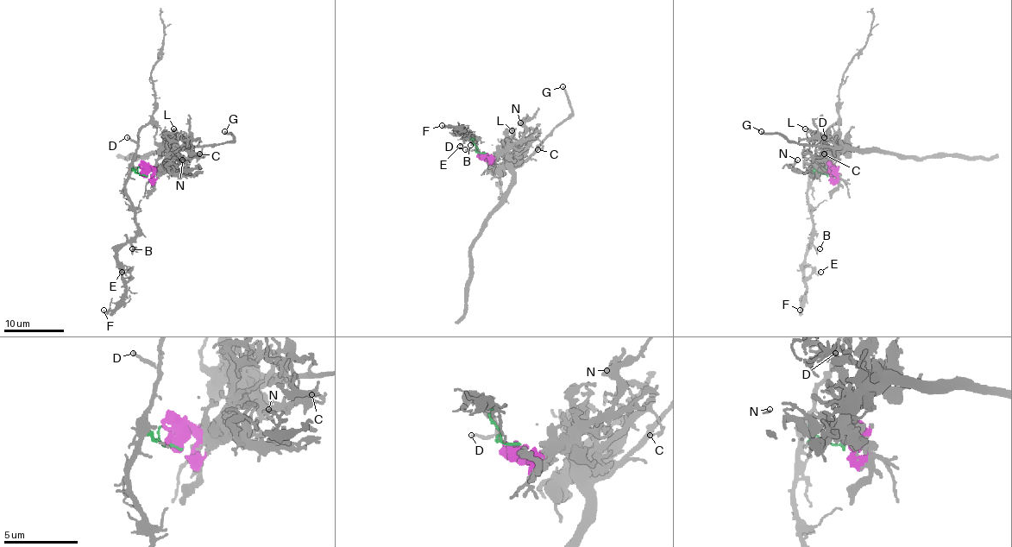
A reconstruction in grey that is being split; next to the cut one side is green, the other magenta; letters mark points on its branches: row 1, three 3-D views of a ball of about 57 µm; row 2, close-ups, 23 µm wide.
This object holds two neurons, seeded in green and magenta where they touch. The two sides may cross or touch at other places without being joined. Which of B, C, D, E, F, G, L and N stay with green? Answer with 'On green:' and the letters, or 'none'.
On green: B, D, E, F

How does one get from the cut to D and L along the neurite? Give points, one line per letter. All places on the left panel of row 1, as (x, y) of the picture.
D: (141, 174), (134, 167), (136, 144), (128, 137)
L: (141, 173), (154, 168), (163, 160), (166, 154), (165, 137), (174, 128)

